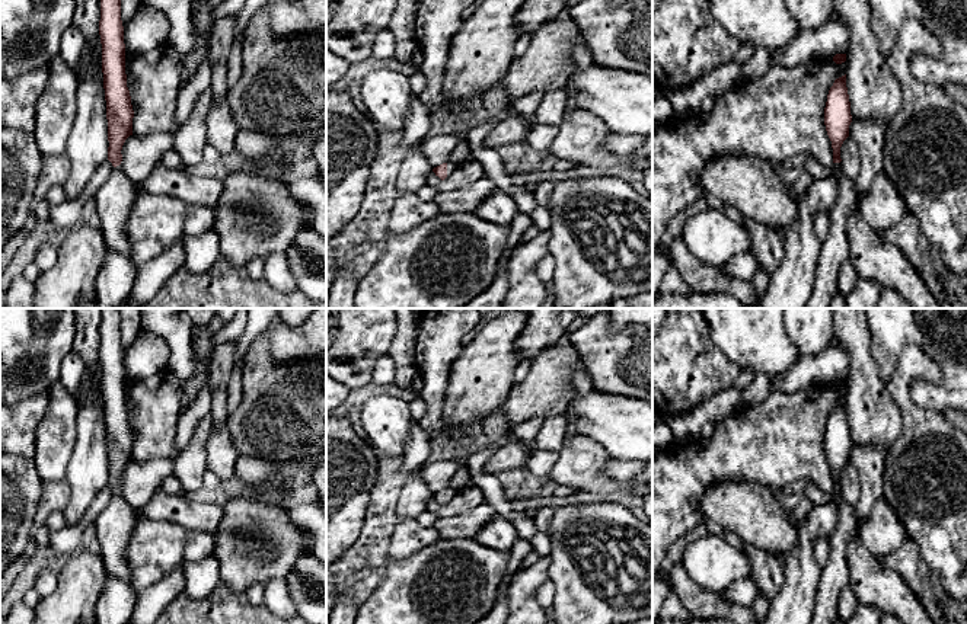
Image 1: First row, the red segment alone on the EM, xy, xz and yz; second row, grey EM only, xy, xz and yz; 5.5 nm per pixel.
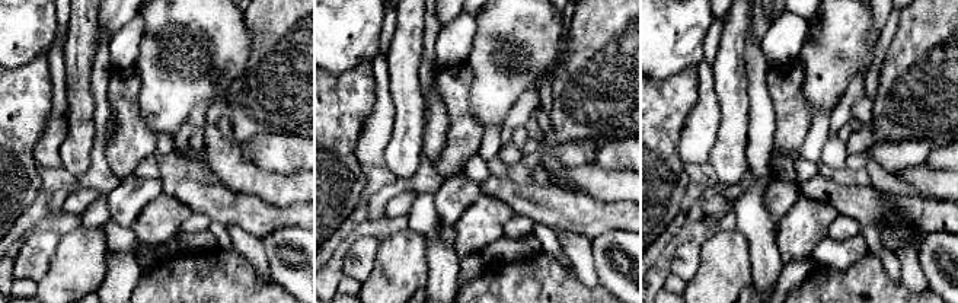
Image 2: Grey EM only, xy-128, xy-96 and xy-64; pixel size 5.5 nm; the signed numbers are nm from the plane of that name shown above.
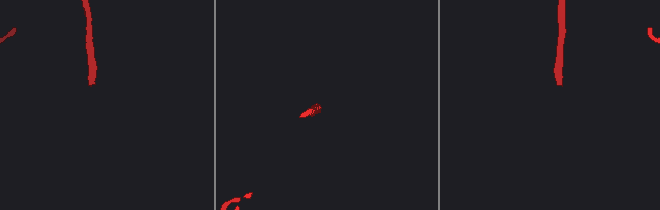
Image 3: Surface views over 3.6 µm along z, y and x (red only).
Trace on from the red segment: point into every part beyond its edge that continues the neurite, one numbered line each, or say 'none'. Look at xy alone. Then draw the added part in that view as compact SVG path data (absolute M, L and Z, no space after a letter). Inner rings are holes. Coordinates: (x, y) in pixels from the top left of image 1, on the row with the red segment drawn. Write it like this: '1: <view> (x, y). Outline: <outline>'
1: xy (114, 200). Outline: M121 164L112 167L109 177L95 195L105 243L127 259L131 257L131 243L125 225L137 196L134 183L127 177Z

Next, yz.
1: yz (835, 249). Outline: M832 164L833 176L837 179L837 198L829 211L830 230L818 255L817 272L811 295L804 308L830 308L833 295L837 291L840 266L849 257L846 221L858 208L855 179L845 176L842 164Z

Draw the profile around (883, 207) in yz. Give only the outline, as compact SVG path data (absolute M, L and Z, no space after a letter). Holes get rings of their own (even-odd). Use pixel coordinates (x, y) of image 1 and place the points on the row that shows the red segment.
M884 172L871 182L865 196L858 204L858 209L878 233L885 233L907 212L904 198Z

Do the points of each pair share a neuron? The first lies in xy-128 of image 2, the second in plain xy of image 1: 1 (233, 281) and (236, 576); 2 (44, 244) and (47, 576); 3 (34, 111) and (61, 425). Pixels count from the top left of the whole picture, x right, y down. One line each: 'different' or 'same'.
1: different
2: same
3: different

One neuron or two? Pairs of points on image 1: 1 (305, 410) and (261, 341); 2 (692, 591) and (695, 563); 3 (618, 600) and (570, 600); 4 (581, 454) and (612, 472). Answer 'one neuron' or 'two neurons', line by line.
1: one neuron
2: two neurons
3: one neuron
4: two neurons

